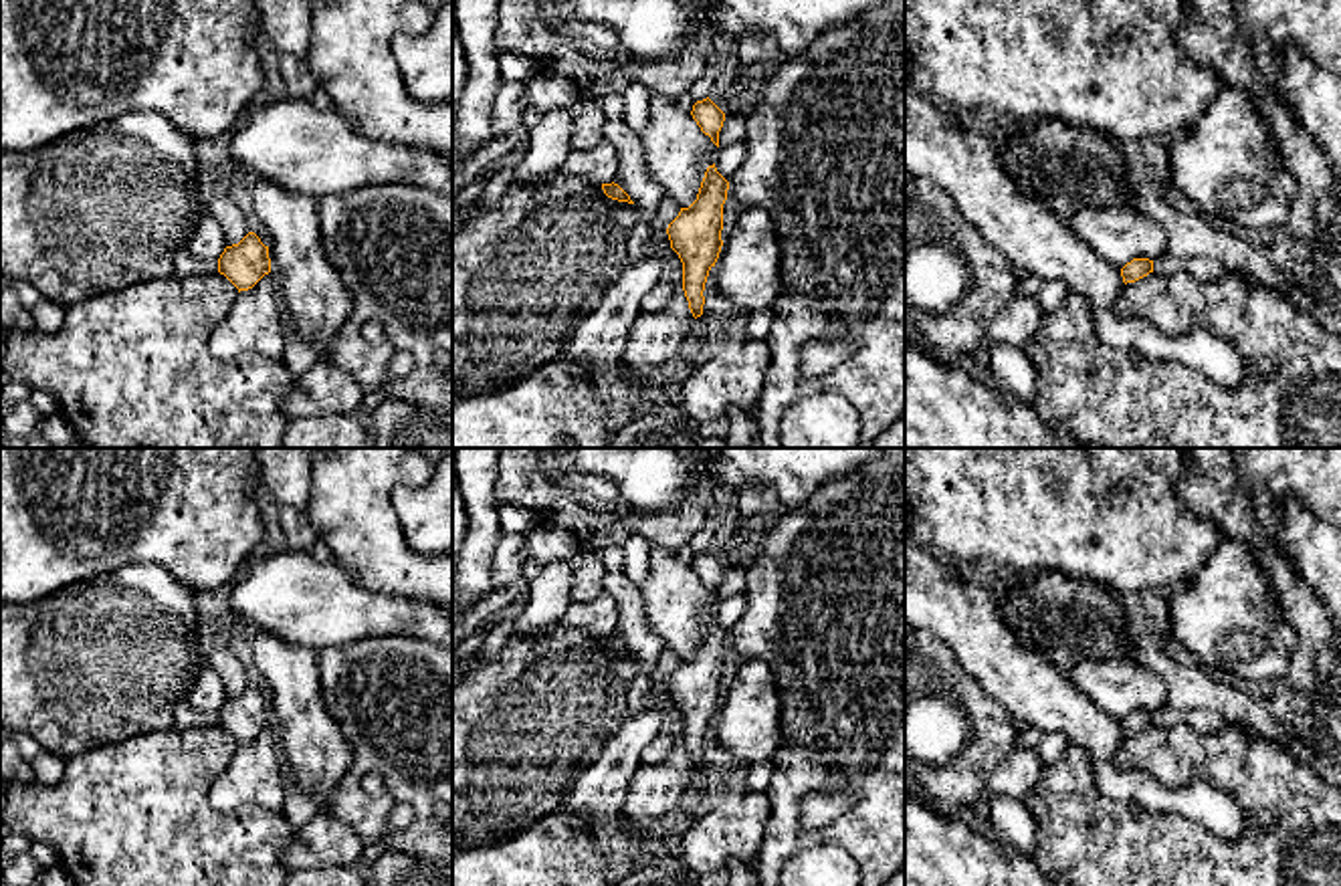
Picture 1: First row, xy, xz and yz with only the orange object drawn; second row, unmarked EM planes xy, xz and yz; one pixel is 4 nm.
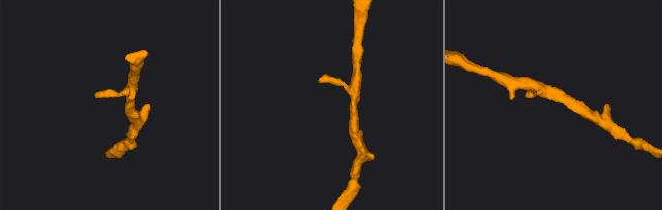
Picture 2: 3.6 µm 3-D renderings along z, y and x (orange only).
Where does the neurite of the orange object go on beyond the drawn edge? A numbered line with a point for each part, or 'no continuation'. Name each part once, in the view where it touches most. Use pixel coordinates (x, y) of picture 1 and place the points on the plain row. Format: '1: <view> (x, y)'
no continuation

